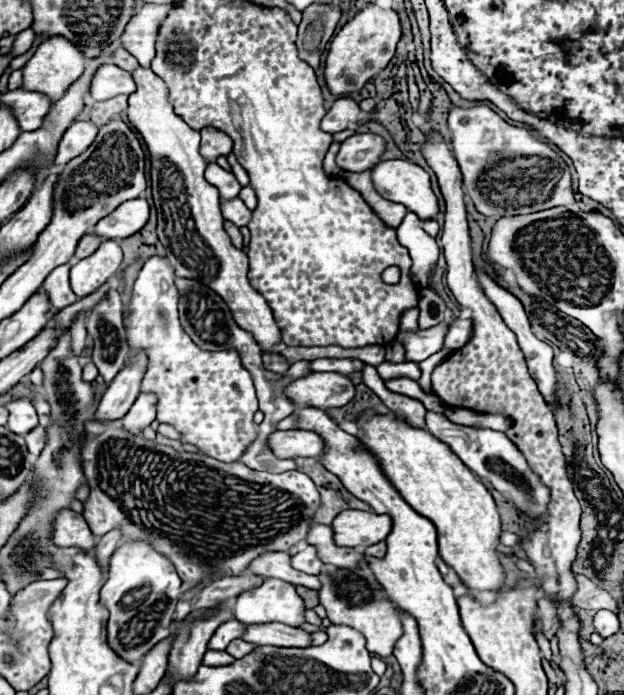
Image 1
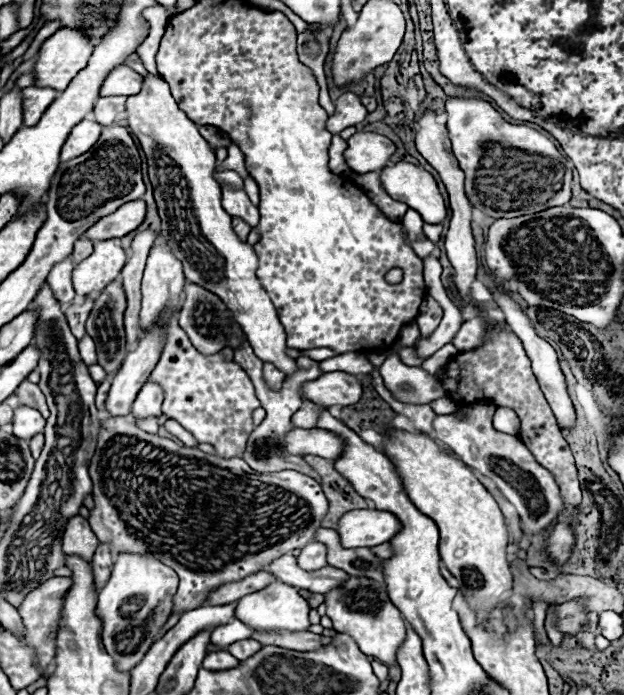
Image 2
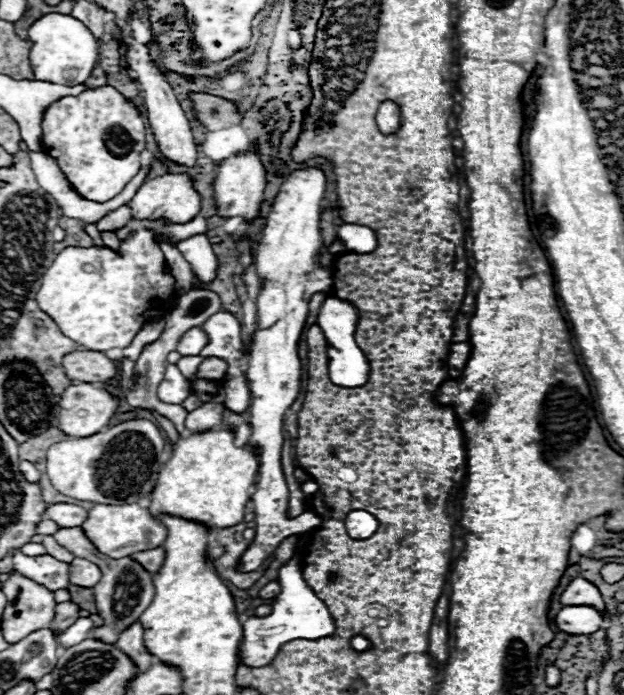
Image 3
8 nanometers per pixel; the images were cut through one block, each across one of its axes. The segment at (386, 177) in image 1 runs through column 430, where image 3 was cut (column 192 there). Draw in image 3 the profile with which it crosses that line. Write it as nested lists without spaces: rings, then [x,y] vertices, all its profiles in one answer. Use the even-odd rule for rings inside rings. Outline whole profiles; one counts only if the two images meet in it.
[[[164,174],[160,178],[146,180],[138,188],[134,198],[128,202],[128,206],[132,208],[132,218],[140,218],[140,220],[164,218],[166,222],[182,224],[182,222],[190,222],[200,212],[200,196],[192,188],[190,176],[186,176],[186,174]]]

